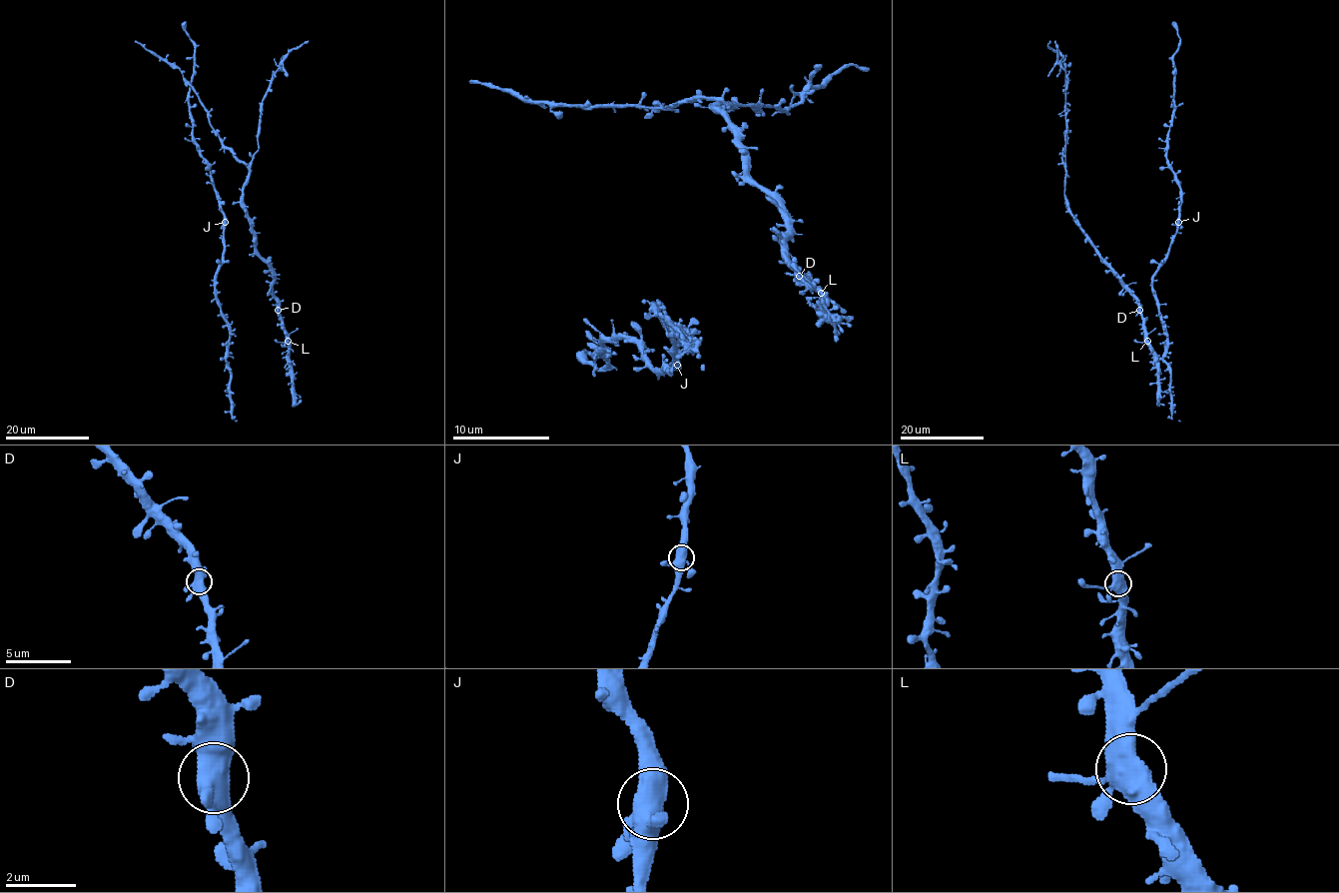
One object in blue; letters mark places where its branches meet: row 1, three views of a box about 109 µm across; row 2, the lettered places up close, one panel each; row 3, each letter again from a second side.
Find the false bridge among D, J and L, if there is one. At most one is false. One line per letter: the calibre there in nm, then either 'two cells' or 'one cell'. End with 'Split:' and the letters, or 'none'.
D: calibre 500 nm; one cell
J: calibre 550 nm; one cell
L: calibre 550 nm; one cell
Split: none

